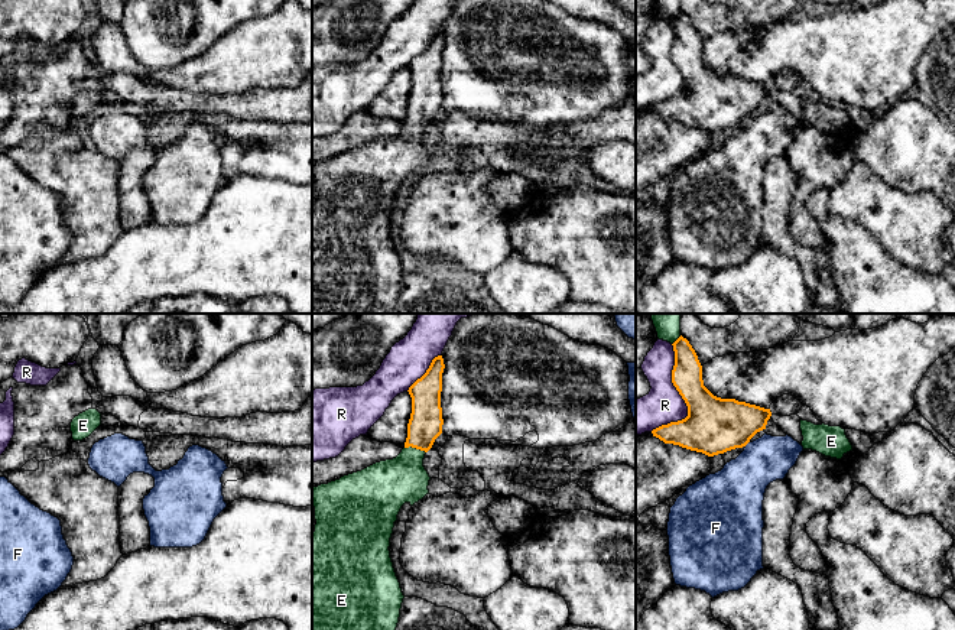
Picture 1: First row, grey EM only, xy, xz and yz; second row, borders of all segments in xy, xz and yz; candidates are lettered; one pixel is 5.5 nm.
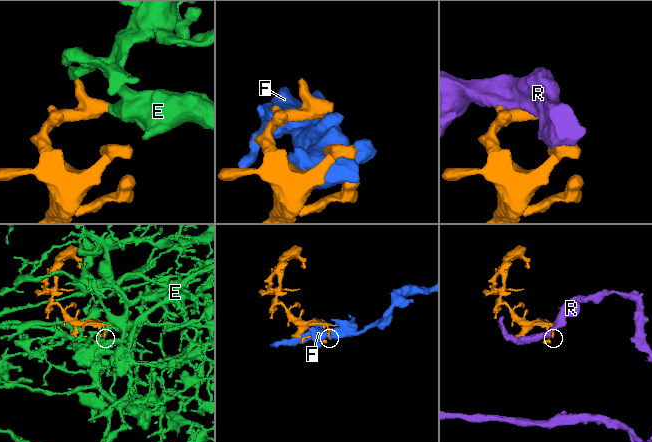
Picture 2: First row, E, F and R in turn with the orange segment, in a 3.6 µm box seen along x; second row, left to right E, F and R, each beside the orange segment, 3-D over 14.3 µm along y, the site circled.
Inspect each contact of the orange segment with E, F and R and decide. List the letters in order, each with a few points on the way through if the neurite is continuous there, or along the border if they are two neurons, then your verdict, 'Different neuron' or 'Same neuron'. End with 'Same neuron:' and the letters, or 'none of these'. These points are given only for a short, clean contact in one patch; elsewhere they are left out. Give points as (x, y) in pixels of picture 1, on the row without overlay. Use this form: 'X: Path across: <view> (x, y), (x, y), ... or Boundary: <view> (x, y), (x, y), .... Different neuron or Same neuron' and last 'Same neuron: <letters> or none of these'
E: Same neuron
F: Different neuron
R: Different neuron
Same neuron: E

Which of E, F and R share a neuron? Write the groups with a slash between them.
E / F / R

